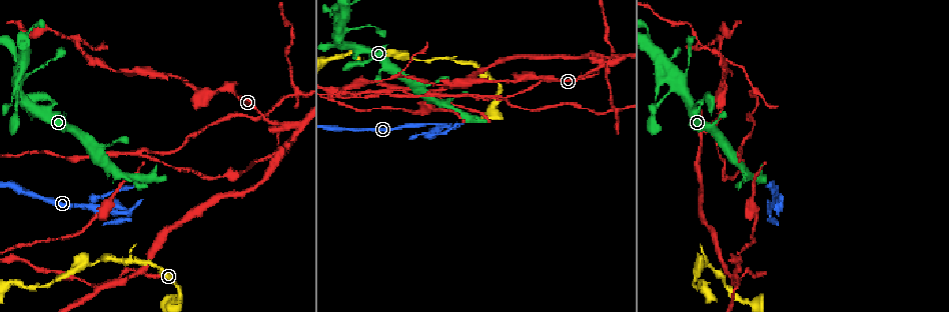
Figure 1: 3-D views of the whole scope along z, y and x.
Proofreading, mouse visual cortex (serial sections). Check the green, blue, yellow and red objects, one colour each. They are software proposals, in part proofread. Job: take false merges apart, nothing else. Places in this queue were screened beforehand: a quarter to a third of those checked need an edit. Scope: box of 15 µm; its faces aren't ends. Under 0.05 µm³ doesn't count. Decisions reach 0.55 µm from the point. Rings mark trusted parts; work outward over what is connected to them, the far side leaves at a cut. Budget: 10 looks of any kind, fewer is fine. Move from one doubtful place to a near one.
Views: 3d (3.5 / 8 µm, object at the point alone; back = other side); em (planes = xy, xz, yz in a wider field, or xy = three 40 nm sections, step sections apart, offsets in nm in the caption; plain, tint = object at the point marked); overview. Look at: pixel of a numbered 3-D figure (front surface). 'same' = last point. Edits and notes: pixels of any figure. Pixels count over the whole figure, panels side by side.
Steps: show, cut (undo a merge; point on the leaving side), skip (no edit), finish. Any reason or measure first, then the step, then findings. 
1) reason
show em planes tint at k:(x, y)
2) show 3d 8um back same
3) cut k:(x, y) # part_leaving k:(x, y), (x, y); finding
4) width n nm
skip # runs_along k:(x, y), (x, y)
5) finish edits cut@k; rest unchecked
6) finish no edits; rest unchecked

narrows sharply
show 3d 3.5um at 1:(418, 60)

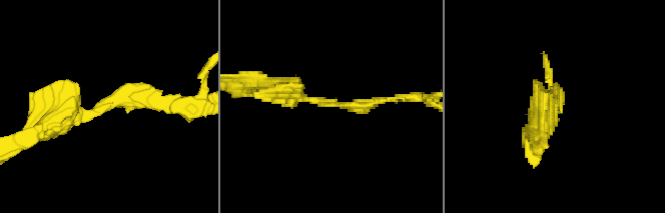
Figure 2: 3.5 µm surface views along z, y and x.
arm_widths 150, 350 nm
show em planes tint at 2:(109, 102)

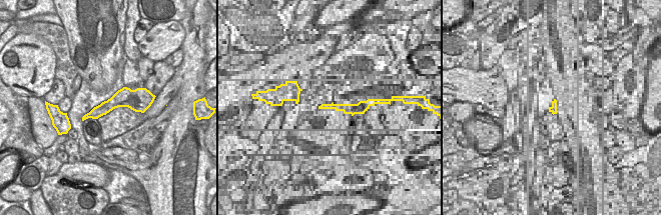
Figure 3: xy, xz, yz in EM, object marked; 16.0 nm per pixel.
skip # runs_along 2:(172, 101), (120, 98), (49, 123); continuous, no second cell

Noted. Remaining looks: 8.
thin neck
show 3d 3.5um at 1:(39, 287)

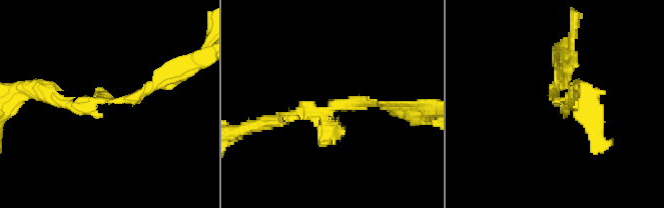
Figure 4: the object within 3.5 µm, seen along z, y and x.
now the EM
show em planes tint at 4:(562, 101)

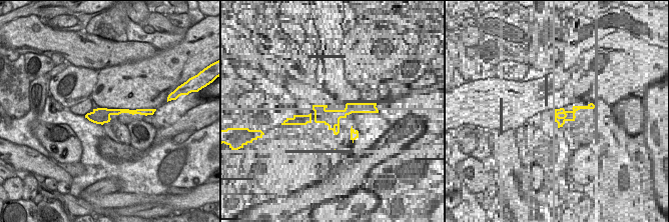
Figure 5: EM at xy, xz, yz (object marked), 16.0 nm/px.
skip # runs_along 5:(140, 111), (89, 116); one cell here

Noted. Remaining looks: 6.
thin neck
show 3d 3.5um at 1:(123, 213)

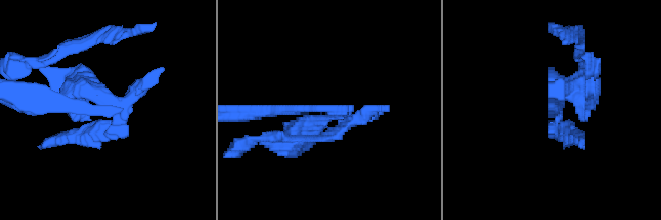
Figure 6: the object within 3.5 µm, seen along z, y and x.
cut 6:(309, 142) # part_leaving 6:(322, 116), (289, 149), (273, 139); a second cell is stuck on

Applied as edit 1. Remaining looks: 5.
show overview

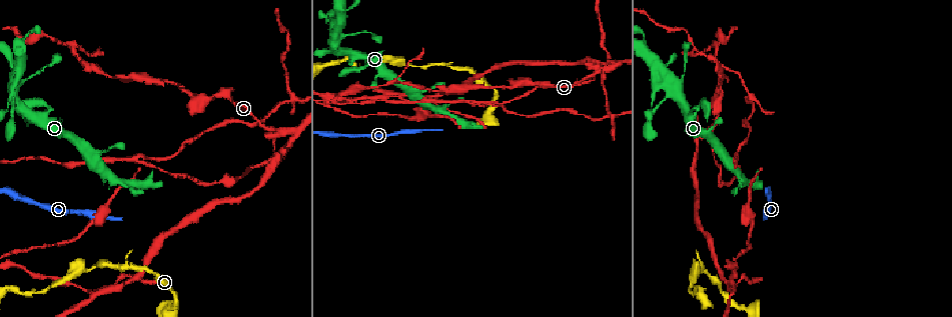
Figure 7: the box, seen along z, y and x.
sharp bend
show 3d 3.5um at 7:(274, 132)

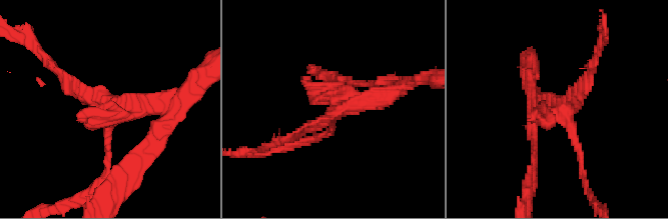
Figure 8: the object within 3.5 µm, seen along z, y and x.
need the tissue
show em xy step 1 tint at 8:(566, 112)

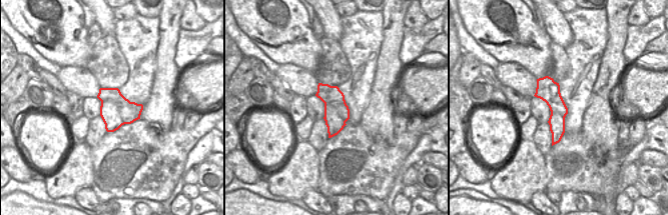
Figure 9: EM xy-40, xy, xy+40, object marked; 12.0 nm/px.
cut 8:(141, 146) # border 9:(101, 101), (111, 100), (125, 123); a second cell is stuck on

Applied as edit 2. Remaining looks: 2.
finish edits cut@6, cut@8; rest unchecked

